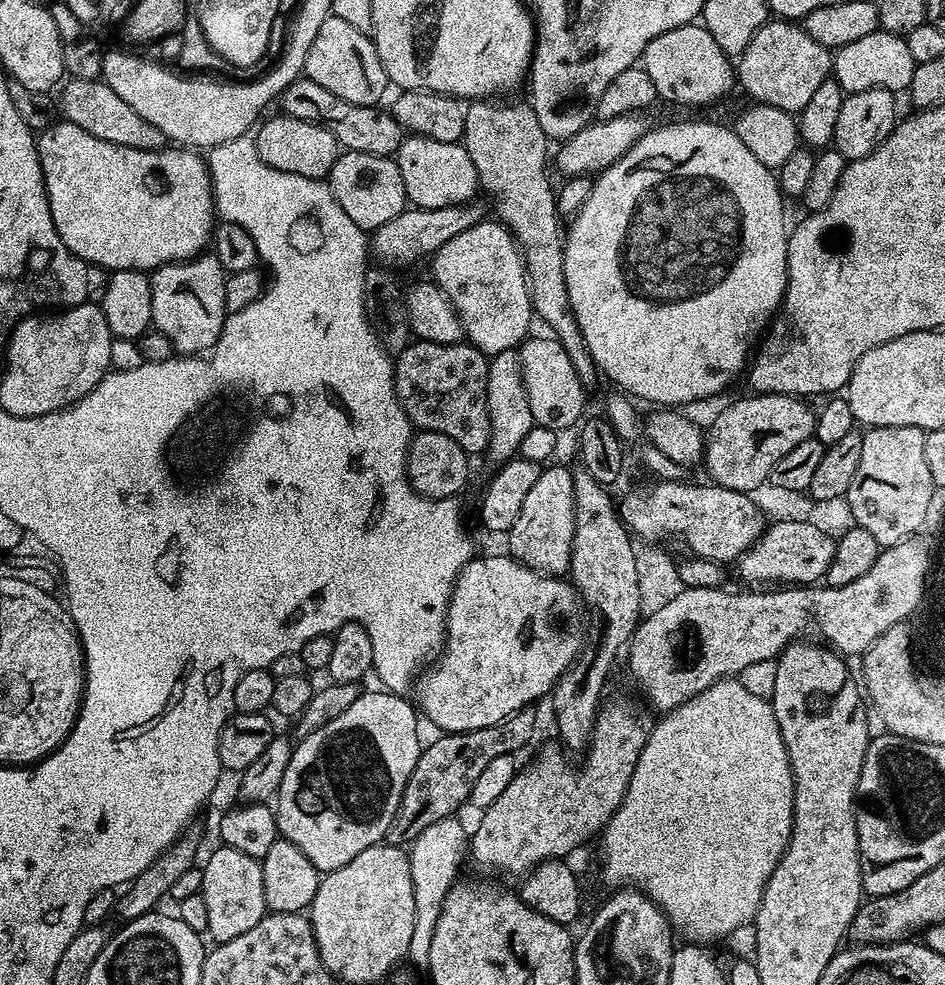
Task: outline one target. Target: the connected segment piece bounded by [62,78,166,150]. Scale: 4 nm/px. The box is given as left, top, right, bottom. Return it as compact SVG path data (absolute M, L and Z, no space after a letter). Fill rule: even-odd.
M77 80L67 81L69 84L64 88L64 108L62 104L63 119L72 124L82 126L86 134L94 134L94 138L102 138L102 142L114 142L118 146L130 146L134 150L158 150L165 147L166 138L158 126L153 126L138 114L127 102L122 102L110 86L100 80Z

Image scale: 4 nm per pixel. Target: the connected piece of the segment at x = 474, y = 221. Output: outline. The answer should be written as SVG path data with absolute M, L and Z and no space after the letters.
M480 198L468 200L465 204L455 204L450 207L418 208L410 206L385 226L380 226L373 231L370 238L372 250L381 265L388 268L399 268L418 261L427 259L445 245L450 238L468 230L470 226L478 226L489 215L490 208L480 201Z

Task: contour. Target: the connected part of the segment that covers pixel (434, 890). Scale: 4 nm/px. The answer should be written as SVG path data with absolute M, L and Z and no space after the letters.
M449 818L442 822L434 822L434 826L426 826L418 838L411 841L408 861L410 862L410 878L414 882L414 934L410 934L410 946L407 959L423 965L430 954L430 942L434 939L434 928L438 926L442 906L446 902L446 894L458 883L456 876L460 872L460 863L466 860L466 849L470 844L470 836L459 824L459 819Z

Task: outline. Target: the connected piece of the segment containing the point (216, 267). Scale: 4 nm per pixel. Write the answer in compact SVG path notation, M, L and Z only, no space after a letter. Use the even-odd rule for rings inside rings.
M201 254L191 260L164 264L151 273L152 281L152 328L170 338L173 349L186 356L207 353L218 342L222 334L224 318L228 315L226 306L226 273L218 258L211 254Z

